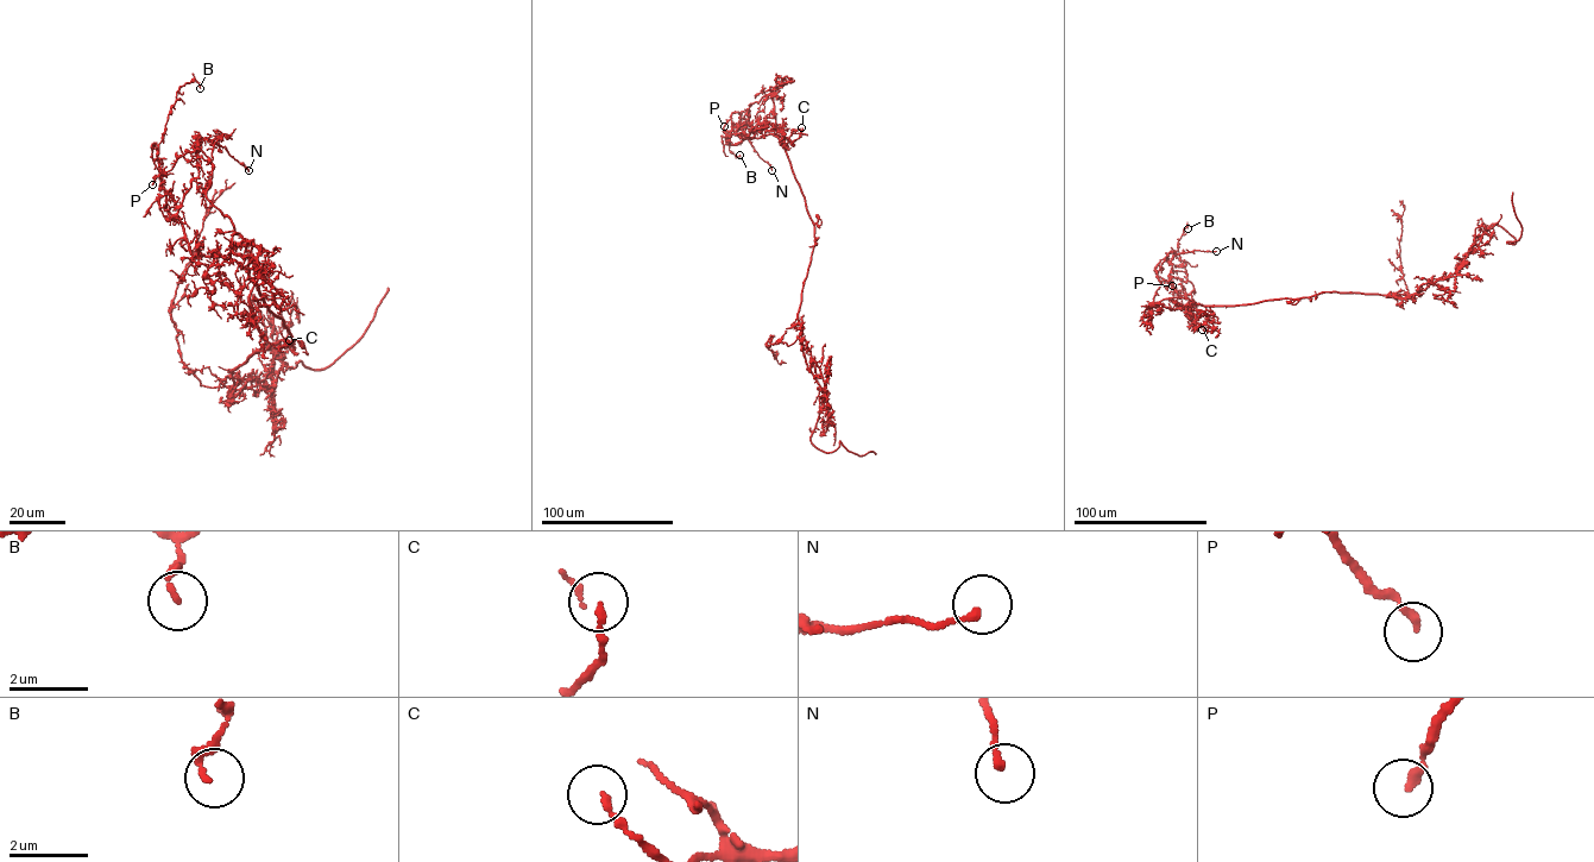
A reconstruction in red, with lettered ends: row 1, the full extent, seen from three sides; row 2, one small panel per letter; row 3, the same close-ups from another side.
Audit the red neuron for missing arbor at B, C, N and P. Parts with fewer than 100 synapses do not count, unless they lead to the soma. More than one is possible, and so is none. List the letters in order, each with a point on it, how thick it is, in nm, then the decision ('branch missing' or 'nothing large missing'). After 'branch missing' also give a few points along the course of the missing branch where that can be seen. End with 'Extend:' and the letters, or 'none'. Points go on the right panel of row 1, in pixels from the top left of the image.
B: (1188, 228) | 140 nm | nothing large missing
C: (1202, 329) | 160 nm | nothing large missing
N: (1216, 251) | 170 nm | nothing large missing
P: (1172, 285) | 200 nm | nothing large missing
Extend: none

